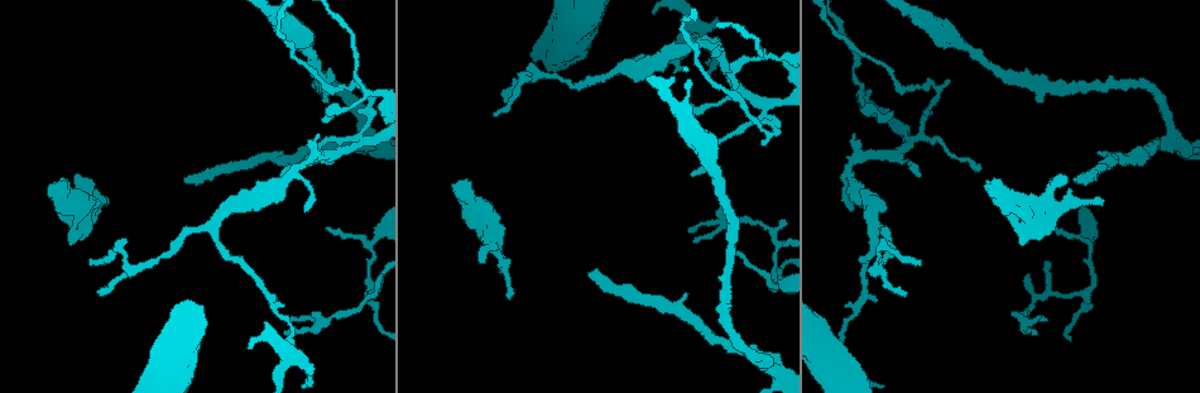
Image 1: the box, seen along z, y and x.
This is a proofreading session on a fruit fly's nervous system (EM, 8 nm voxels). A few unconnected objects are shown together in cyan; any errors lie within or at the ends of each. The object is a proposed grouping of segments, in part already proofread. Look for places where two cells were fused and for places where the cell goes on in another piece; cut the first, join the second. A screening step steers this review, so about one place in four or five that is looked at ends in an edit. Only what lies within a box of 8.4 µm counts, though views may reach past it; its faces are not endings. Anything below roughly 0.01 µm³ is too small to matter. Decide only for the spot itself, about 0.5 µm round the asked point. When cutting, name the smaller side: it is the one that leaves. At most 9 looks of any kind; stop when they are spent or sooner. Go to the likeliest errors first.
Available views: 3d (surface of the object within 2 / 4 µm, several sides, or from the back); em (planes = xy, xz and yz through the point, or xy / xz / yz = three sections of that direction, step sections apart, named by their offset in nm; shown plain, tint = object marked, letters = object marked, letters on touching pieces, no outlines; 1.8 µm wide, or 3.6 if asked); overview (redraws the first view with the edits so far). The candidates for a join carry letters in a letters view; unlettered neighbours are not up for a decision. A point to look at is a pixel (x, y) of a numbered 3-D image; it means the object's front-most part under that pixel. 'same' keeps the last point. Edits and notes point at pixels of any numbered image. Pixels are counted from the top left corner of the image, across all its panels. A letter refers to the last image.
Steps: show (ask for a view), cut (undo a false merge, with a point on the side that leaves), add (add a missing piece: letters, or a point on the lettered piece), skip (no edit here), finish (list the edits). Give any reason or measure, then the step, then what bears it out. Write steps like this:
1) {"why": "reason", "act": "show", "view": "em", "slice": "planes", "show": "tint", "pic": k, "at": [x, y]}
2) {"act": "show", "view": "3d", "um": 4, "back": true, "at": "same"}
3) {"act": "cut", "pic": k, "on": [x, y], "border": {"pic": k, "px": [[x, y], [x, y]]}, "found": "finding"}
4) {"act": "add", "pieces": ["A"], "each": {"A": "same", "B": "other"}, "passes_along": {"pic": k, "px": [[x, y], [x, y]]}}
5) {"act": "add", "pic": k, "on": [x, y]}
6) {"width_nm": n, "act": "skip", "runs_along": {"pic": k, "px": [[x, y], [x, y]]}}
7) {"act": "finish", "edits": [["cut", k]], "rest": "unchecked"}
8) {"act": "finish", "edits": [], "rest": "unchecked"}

{"why": "looks like a crossing", "act": "show", "view": "3d", "um": 4, "pic": 1, "at": [693, 30]}

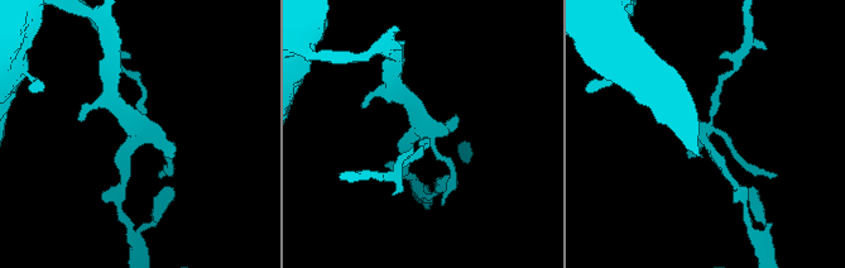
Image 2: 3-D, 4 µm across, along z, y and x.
{"why": "shape alone is not enough", "act": "show", "view": "em", "slice": "planes", "show": "tint", "pic": 2, "at": [143, 128]}

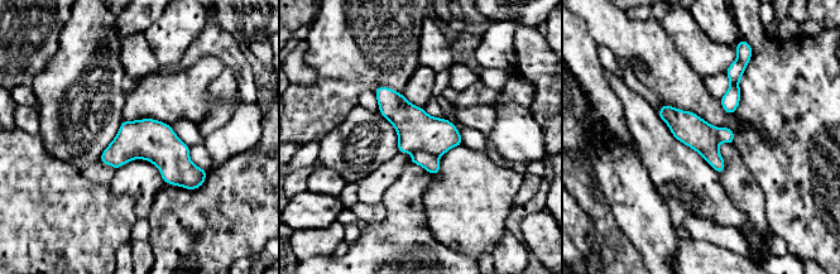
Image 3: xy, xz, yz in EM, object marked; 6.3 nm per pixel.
{"why": "what lies round it", "act": "show", "view": "em", "slice": "planes", "show": "letters", "at": "same"}

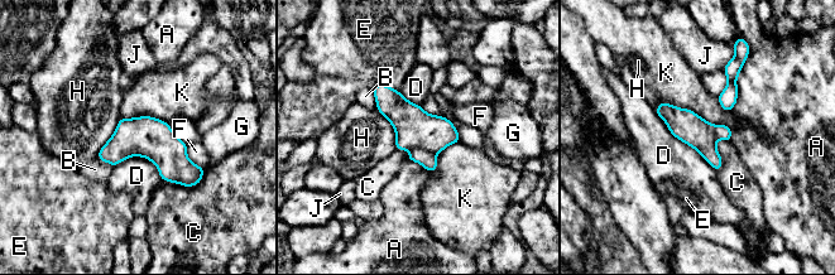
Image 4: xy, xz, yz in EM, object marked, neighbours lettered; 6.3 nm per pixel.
{"act": "cut", "pic": 4, "on": [428, 160], "each": {"A": "other", "B": "other", "C": "other", "D": "other", "E": "other", "F": "other", "G": "other", "H": "other", "J": "other", "K": "other"}, "border": {"pic": 4, "px": [[409, 149], [425, 149], [436, 154]]}, "found": "a second cell is stuck on"}

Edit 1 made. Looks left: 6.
{"act": "show", "view": "overview"}

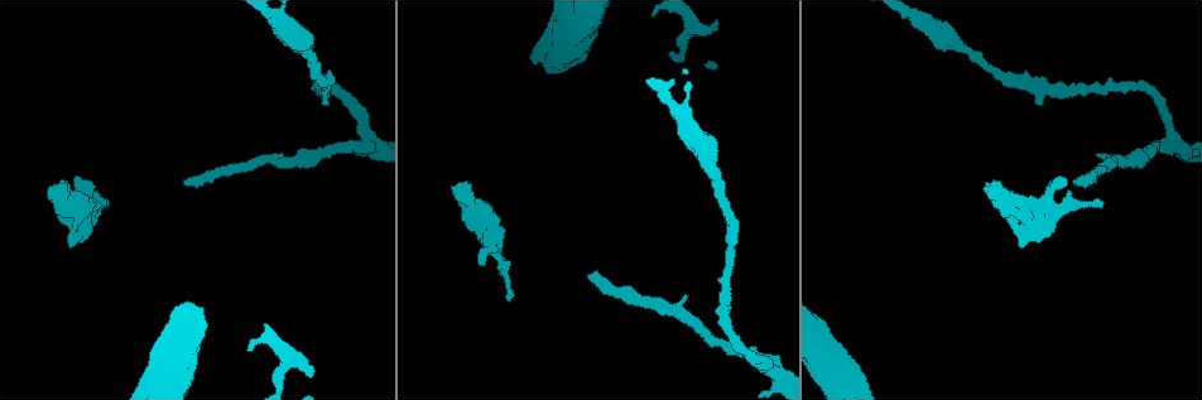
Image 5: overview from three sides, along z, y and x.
{"why": "branch stops here", "act": "show", "view": "em", "slice": "planes", "show": "letters", "pic": 5, "at": [77, 180]}

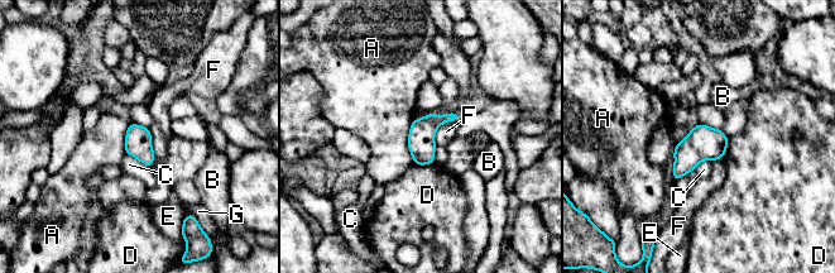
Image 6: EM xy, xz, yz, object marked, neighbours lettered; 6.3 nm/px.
{"act": "skip", "each": {"A": "other", "B": "other", "C": "other", "D": "other", "E": "other", "F": "other", "G": "other"}, "border": {"pic": 6, "px": [[148, 128], [153, 151], [152, 166]]}, "found": "no lettered piece goes on from it"}

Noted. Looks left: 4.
{"why": "calibre changes", "act": "show", "view": "em", "slice": "planes", "show": "letters", "pic": 5, "at": [707, 163]}

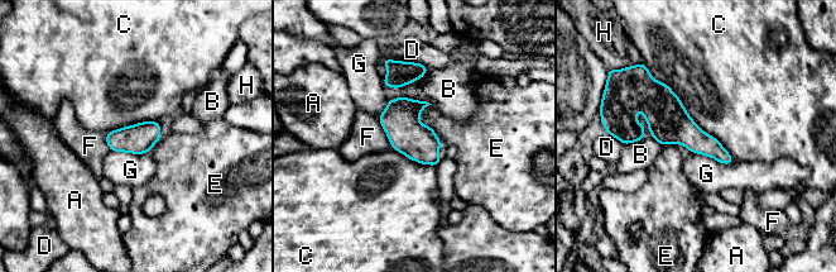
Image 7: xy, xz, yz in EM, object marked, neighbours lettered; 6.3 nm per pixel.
{"width_nm": 190, "act": "skip", "each": {"A": "other", "B": "other", "C": "other", "D": "other", "E": "other", "F": "other", "G": "other", "H": "other"}, "border": {"pic": 7, "px": [[647, 68], [734, 160]]}, "found": "one cell here"}

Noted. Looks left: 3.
{"act": "finish", "edits": [["cut", 4]], "rest": "unchecked"}

